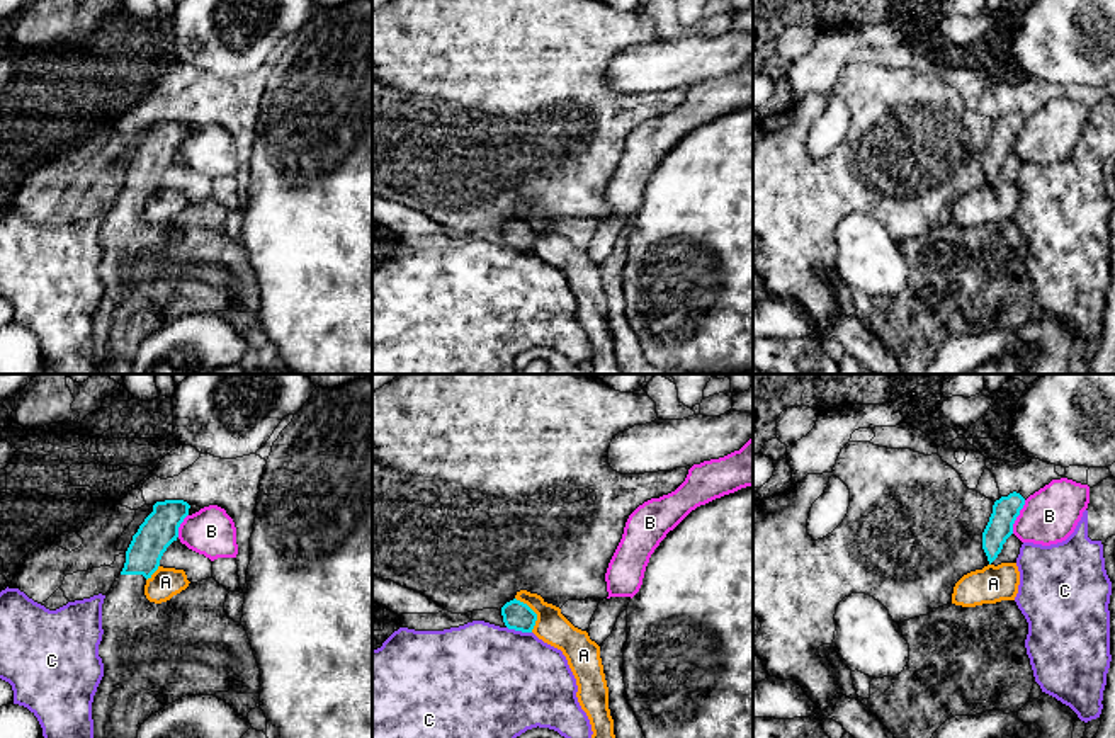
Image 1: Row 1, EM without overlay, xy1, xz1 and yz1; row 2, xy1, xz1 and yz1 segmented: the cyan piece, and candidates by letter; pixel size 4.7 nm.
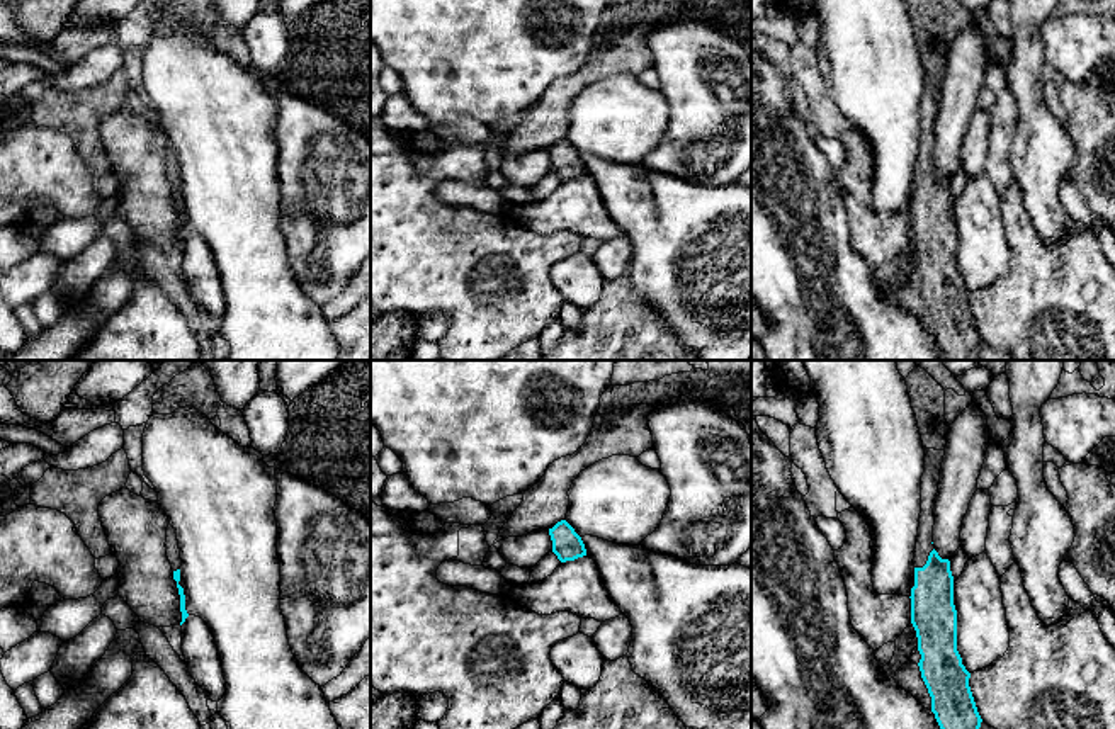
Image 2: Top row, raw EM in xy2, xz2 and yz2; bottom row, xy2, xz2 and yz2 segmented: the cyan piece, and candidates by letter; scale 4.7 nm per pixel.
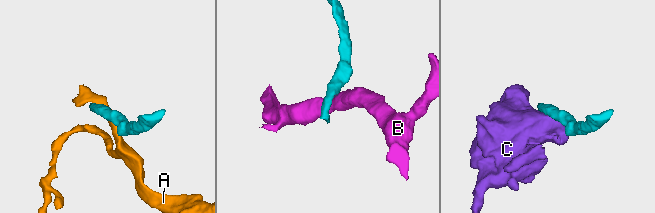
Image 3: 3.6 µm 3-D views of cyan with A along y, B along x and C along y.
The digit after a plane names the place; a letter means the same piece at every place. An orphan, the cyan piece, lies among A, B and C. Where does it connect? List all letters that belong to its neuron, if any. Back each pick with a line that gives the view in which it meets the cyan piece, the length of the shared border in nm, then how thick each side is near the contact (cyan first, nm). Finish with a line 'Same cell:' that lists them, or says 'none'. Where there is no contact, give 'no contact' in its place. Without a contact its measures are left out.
Same cell: none

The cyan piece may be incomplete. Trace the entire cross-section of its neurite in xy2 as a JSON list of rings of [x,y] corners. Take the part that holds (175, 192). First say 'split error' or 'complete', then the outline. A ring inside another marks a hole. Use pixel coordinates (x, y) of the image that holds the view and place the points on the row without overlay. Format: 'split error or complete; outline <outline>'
split error; outline [[[170,141],[167,146],[165,167],[167,167],[167,177],[172,184],[172,189],[173,189],[173,199],[177,201],[177,207],[178,207],[178,214],[180,214],[180,231],[182,231],[180,245],[182,245],[185,241],[185,238],[189,236],[189,233],[185,229],[185,214],[184,214],[184,206],[182,206],[182,199],[180,199],[182,178],[180,178],[178,160],[177,160],[175,148],[170,144]]]

